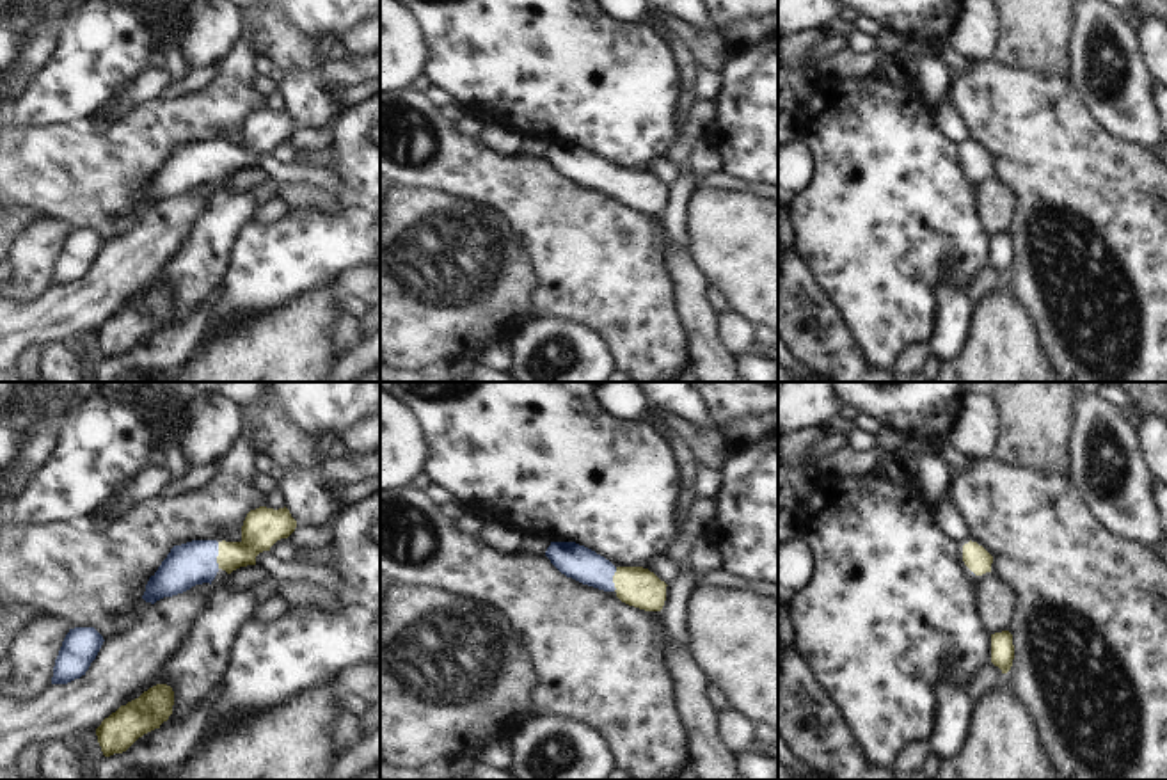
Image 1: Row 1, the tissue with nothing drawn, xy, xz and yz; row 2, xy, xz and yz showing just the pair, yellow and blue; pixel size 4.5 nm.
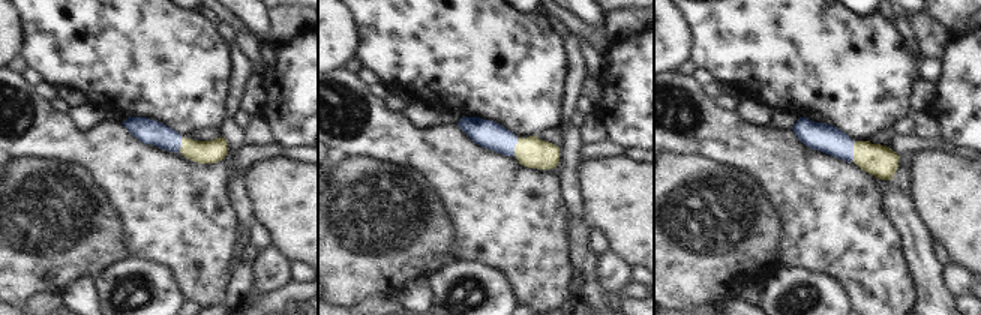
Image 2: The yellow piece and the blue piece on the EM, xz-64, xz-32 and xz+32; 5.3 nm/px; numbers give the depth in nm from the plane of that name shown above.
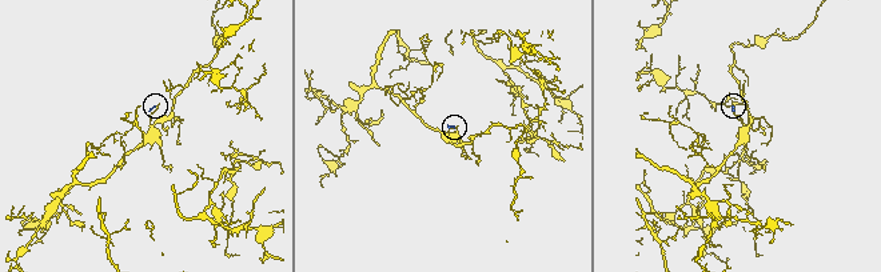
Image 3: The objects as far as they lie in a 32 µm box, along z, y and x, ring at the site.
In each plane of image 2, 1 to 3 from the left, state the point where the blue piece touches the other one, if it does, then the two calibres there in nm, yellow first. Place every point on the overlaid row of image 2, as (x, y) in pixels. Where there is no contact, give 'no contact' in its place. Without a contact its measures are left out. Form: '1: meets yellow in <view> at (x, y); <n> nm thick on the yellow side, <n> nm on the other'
1: meets yellow in xz-64 at (182, 144); 130 nm thick on the yellow side, 130 nm on the other
2: meets yellow in xz-32 at (515, 147); 160 nm thick on the yellow side, 150 nm on the other
3: meets yellow in xz+32 at (854, 152); 170 nm thick on the yellow side, 150 nm on the other

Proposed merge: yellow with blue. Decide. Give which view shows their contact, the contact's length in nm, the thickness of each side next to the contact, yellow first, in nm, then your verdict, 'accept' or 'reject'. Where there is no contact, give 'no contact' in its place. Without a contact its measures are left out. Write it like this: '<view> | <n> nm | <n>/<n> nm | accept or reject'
xy | 120 nm | 180/200 nm | accept

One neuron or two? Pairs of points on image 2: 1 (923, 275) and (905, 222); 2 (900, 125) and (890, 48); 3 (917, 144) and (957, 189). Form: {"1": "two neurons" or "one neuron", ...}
{"1": "one neuron", "2": "two neurons", "3": "two neurons"}

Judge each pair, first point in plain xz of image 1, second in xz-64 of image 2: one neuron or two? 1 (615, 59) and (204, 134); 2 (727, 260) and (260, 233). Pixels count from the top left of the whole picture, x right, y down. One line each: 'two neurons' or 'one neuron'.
1: two neurons
2: two neurons

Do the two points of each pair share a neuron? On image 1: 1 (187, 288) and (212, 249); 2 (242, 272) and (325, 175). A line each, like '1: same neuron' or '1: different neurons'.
1: same neuron
2: different neurons

